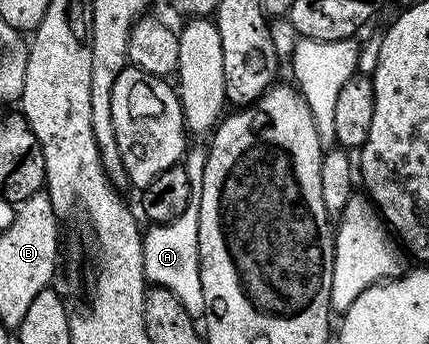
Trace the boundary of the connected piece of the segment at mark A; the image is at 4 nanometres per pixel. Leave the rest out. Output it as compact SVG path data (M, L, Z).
M190 146L183 158L189 181L191 183L190 201L187 209L169 223L152 224L142 236L144 245L144 273L146 280L156 288L171 291L189 315L195 319L202 318L206 309L206 300L203 299L202 283L199 278L199 251L198 251L198 225L199 202L203 193L203 170L206 167L208 150L204 147Z

